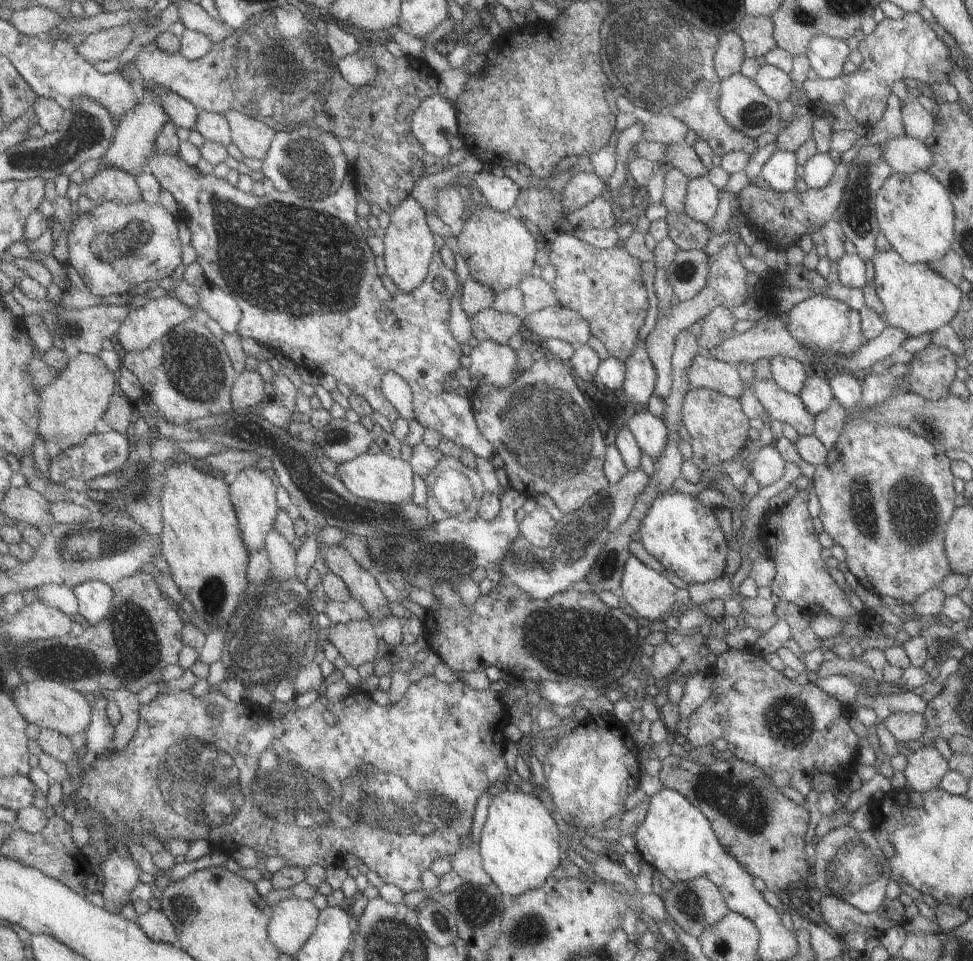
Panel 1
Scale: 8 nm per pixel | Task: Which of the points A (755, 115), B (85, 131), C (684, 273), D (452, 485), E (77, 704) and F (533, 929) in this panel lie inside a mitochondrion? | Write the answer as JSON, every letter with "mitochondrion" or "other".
{"A":"mitochondrion","B":"mitochondrion","C":"mitochondrion","D":"other","E":"other","F":"mitochondrion"}

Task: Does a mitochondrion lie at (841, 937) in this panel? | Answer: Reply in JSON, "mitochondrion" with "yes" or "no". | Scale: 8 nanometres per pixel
{"mitochondrion":"no"}

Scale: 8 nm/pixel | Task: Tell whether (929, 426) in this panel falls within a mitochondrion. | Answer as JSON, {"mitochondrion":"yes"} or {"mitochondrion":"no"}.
{"mitochondrion":"yes"}

